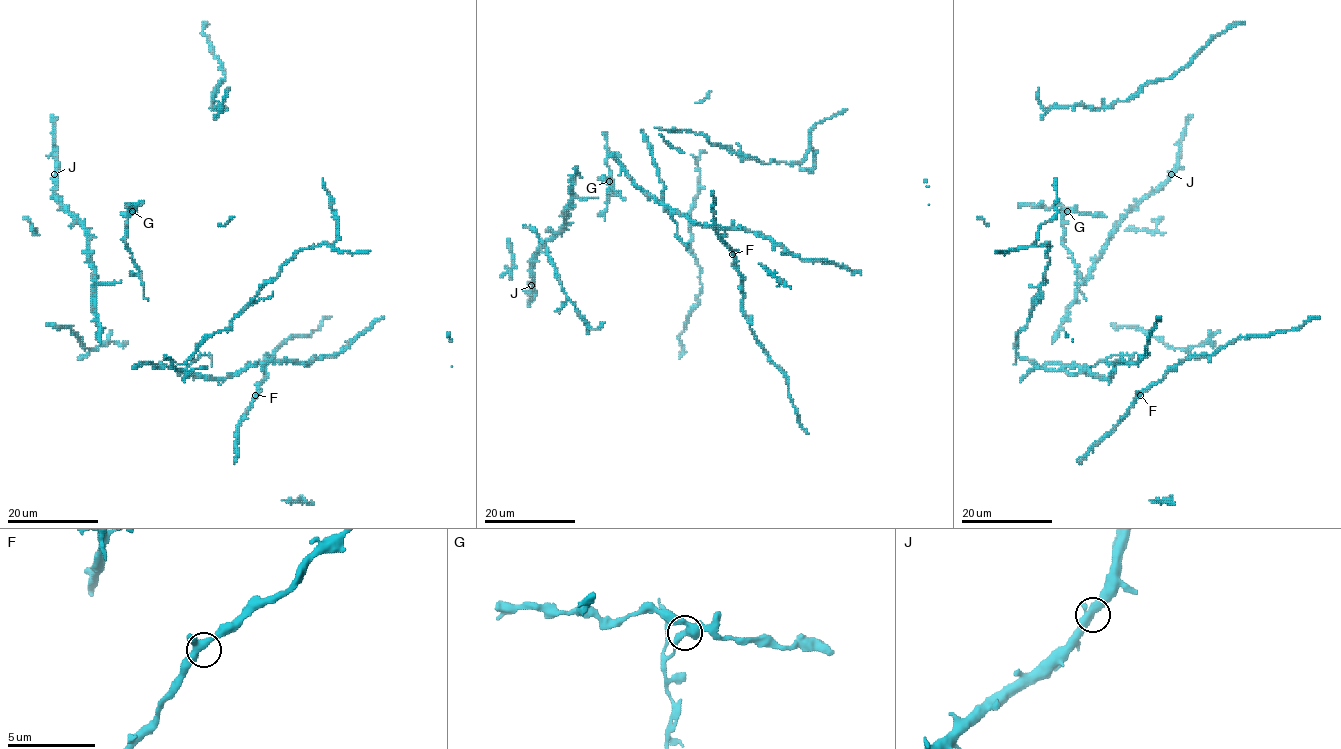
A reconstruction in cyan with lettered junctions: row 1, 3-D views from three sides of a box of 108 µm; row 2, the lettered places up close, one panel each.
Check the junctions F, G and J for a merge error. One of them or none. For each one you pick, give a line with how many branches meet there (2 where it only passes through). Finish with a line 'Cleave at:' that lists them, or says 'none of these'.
G: Branches: 3
Cleave at: G

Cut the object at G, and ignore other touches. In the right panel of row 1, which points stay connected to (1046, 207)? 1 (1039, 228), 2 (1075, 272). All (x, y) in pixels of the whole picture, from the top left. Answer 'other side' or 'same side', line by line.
1: same side
2: other side

